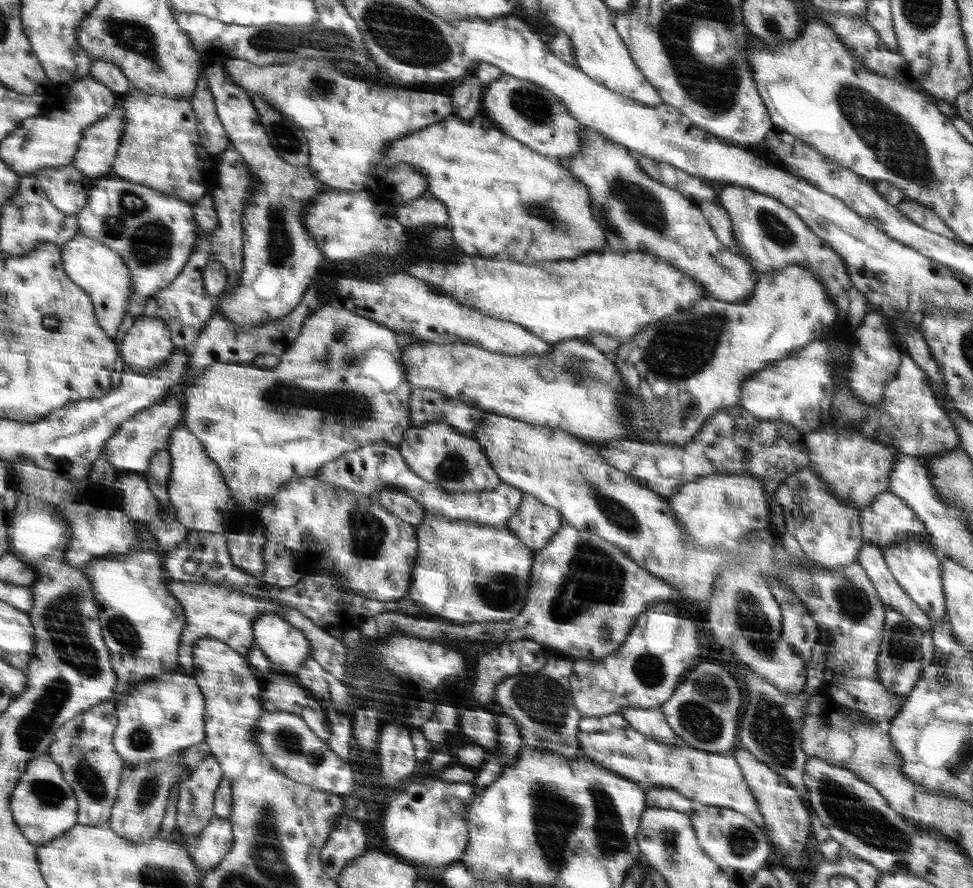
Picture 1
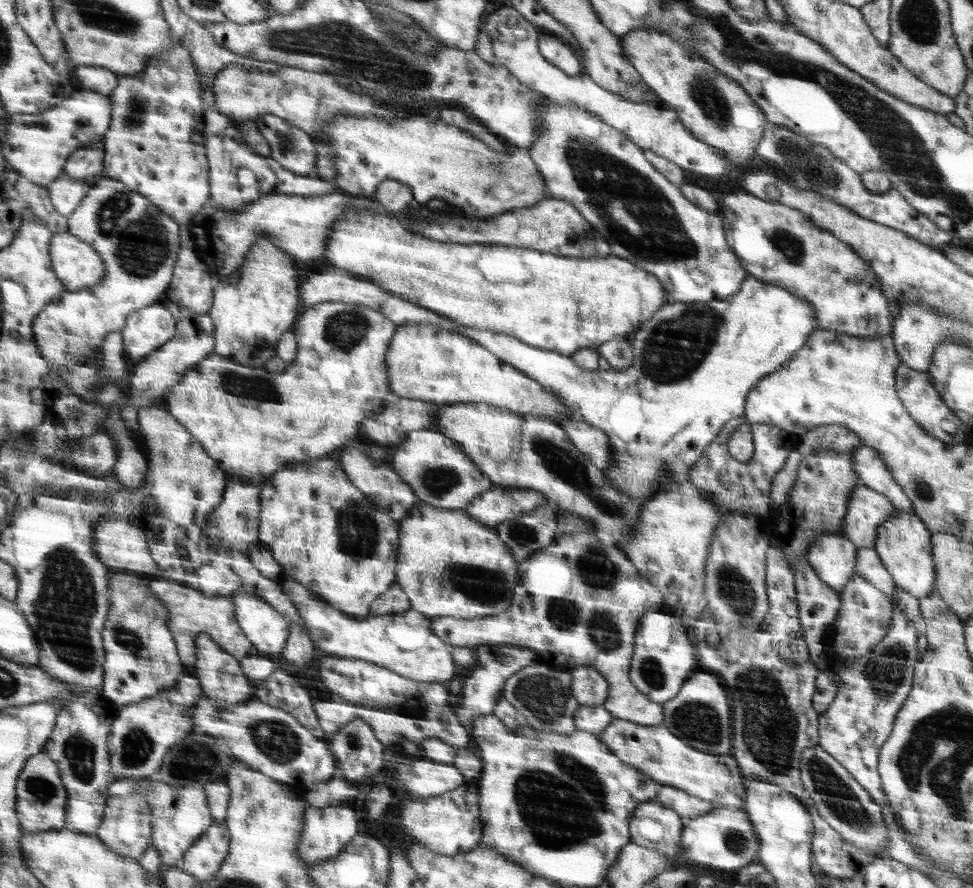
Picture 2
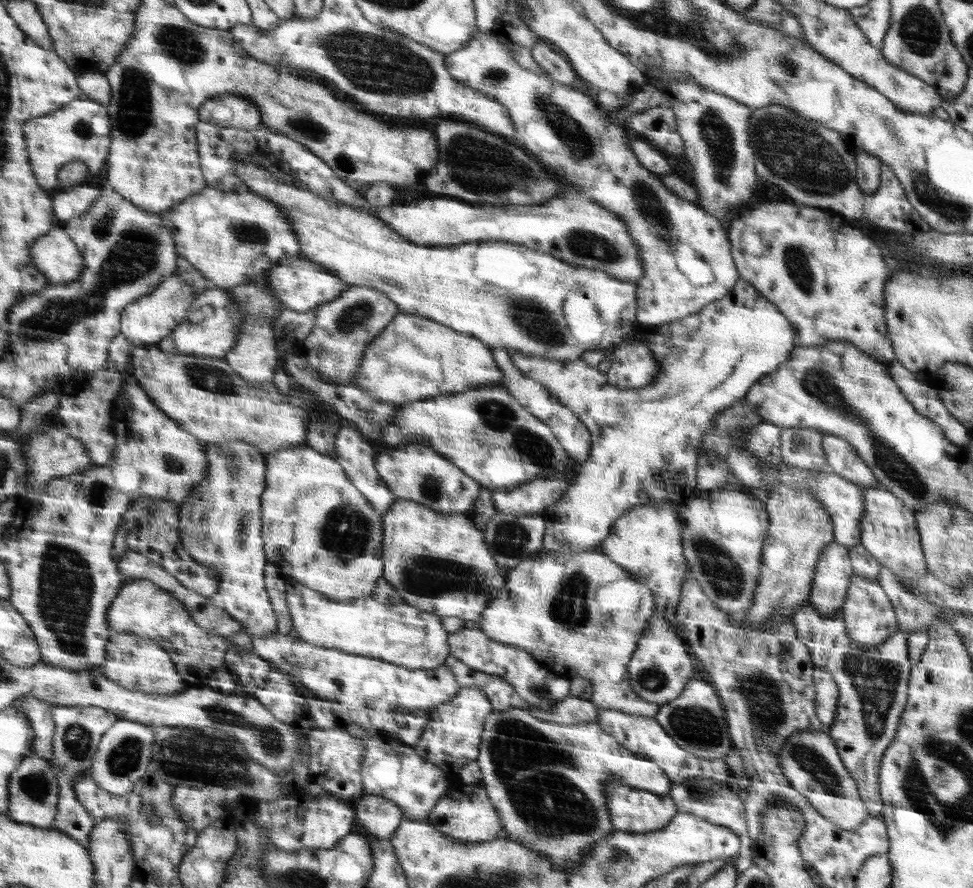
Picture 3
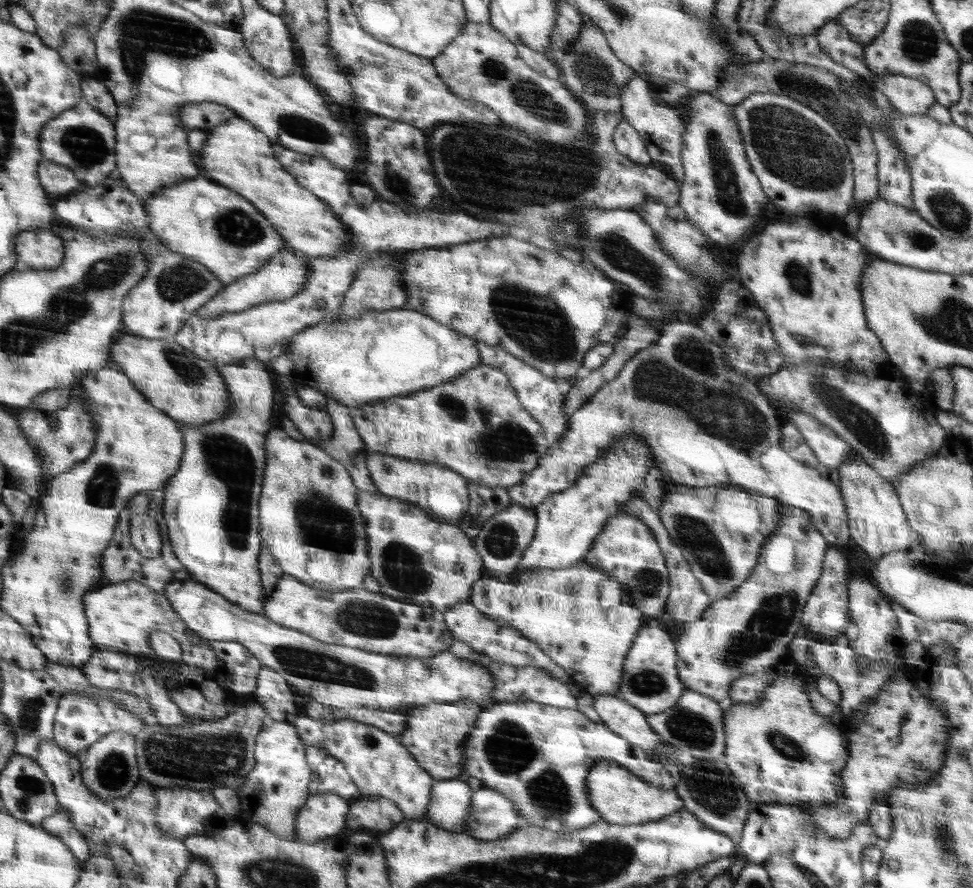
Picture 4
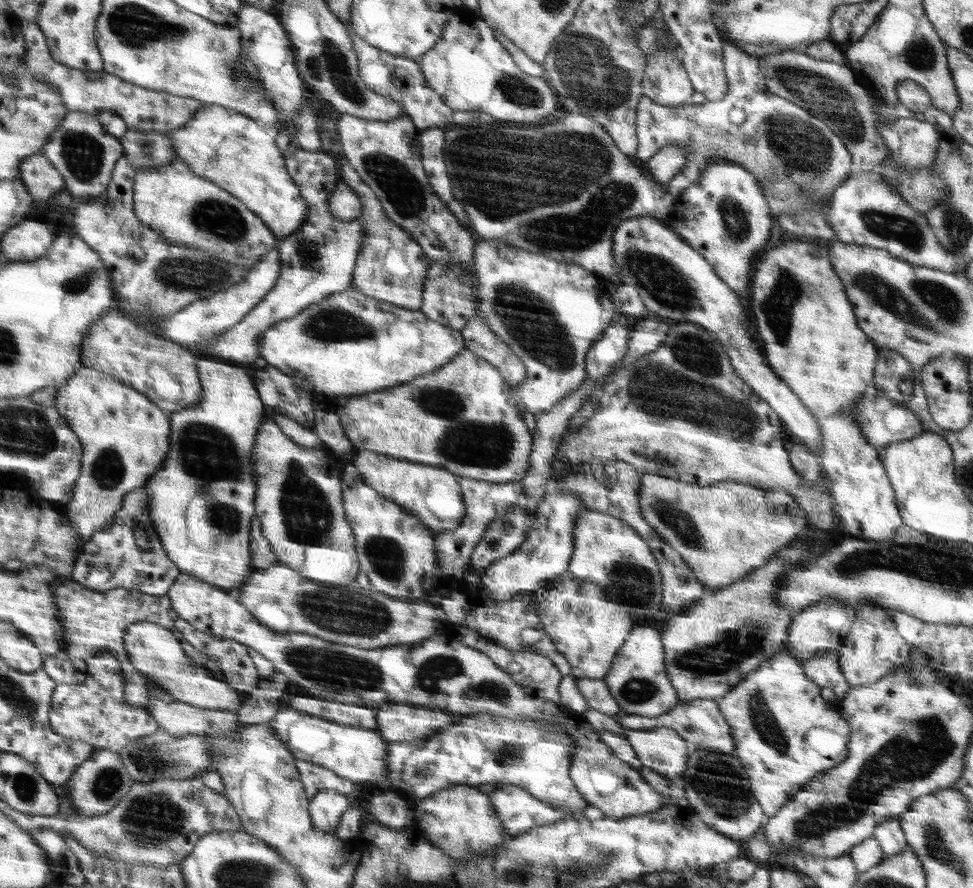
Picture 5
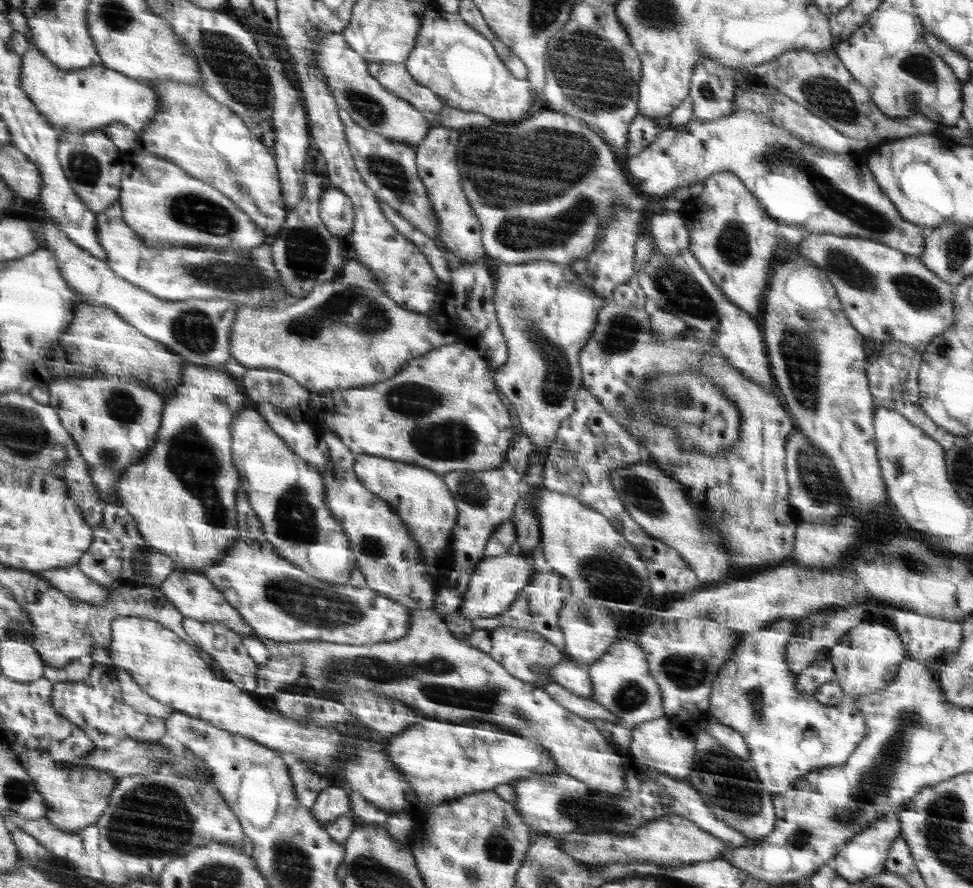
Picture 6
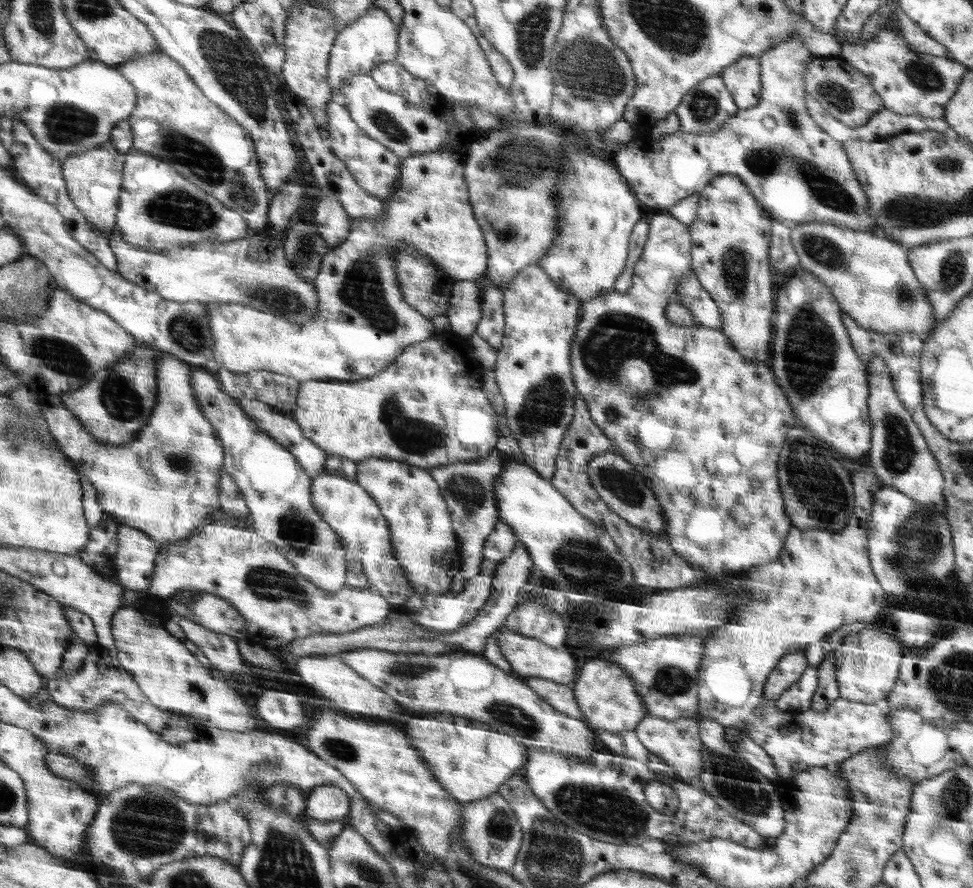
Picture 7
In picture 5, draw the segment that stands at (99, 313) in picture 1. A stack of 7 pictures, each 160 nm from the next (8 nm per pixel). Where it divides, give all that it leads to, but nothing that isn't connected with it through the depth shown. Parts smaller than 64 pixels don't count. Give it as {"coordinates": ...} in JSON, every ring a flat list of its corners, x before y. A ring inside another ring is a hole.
{"coordinates":[[31,219,10,229,3,238,5,261,30,262,48,256,56,235,43,221]]}

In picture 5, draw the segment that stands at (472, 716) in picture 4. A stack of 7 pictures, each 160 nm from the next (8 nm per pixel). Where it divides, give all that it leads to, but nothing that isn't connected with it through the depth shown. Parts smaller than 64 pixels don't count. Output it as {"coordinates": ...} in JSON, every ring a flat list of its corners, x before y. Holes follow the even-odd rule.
{"coordinates":[[384,703,378,705,376,711,376,732,390,743,421,741,458,722,456,714,435,706]]}

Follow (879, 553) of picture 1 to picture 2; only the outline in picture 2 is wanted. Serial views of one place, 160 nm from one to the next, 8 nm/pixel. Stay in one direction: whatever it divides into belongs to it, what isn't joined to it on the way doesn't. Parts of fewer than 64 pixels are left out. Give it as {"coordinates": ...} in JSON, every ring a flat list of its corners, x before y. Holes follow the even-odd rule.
{"coordinates":[[860,548,858,550,856,575,869,579,875,587,887,594,887,597,890,598,895,607,893,592,898,589,898,586,893,581,893,575,889,573,881,562,876,550,873,548]]}

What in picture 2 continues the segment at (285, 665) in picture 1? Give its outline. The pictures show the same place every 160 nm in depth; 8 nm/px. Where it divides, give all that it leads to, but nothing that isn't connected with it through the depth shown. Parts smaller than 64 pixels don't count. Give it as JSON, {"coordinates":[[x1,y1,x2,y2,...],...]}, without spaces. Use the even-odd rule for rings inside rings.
{"coordinates":[[237,590,230,596,236,604,237,622,246,639,259,654,284,654,290,636,288,618,250,591]]}

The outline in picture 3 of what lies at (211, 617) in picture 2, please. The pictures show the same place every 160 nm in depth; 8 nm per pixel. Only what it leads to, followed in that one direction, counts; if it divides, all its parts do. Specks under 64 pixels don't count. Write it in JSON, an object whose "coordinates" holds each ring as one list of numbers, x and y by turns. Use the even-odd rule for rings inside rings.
{"coordinates":[[149,580,126,582,109,606,108,619,116,634,128,632,136,635,138,639,152,639,157,642,173,659,178,674,185,679,186,689,206,687,213,672,225,662,225,654,232,645,251,650,253,643,246,633,236,633,232,637,224,638,222,635,204,631,194,623,184,602]]}

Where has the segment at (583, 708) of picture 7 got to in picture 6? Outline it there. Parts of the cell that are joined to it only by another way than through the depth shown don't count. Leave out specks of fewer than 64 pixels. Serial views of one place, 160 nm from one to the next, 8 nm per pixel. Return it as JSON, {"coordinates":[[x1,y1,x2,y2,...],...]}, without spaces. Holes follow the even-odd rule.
{"coordinates":[[635,634,626,635,618,641,618,646,603,654,588,667,592,681,591,699,606,707,621,724,631,728,646,721,664,717,662,710,662,693,648,670,648,661,644,651,638,645]]}

